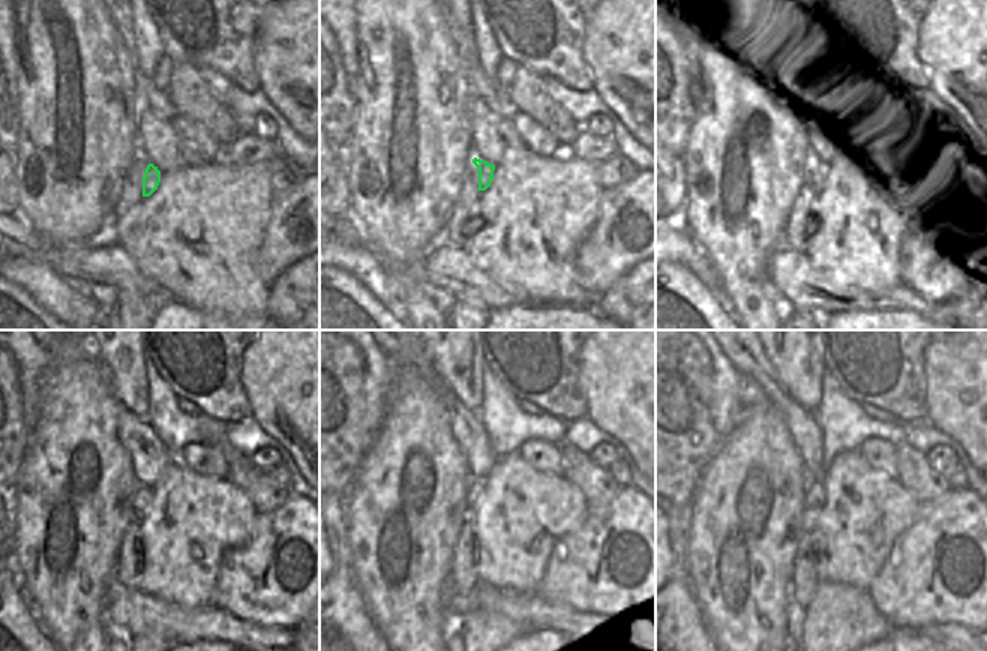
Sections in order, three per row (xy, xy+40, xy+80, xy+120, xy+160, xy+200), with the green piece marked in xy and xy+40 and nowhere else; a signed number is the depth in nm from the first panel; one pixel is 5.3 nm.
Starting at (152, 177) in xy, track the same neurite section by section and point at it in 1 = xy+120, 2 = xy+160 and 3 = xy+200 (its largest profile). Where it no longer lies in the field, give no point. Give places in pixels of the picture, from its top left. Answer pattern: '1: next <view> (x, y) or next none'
1: next xy+120 (141, 501)
2: next xy+160 (476, 489)
3: next xy+200 (813, 491)

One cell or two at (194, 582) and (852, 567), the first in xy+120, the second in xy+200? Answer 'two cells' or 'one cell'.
one cell

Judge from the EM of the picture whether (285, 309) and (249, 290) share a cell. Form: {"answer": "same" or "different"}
{"answer": "different"}

